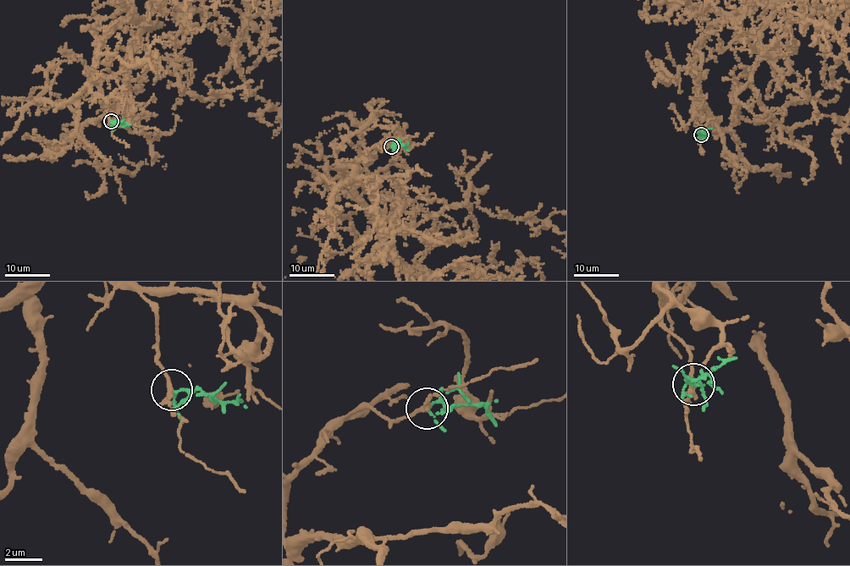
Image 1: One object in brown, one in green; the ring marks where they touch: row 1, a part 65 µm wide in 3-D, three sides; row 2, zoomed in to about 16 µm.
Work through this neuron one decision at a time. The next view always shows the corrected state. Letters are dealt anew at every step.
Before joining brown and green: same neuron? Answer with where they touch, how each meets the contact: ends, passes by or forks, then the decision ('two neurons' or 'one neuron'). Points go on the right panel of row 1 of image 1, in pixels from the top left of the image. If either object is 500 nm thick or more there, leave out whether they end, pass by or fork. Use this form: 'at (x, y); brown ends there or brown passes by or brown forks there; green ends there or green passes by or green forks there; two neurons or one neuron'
at (701, 134); brown passes by; green forks there; two neurons

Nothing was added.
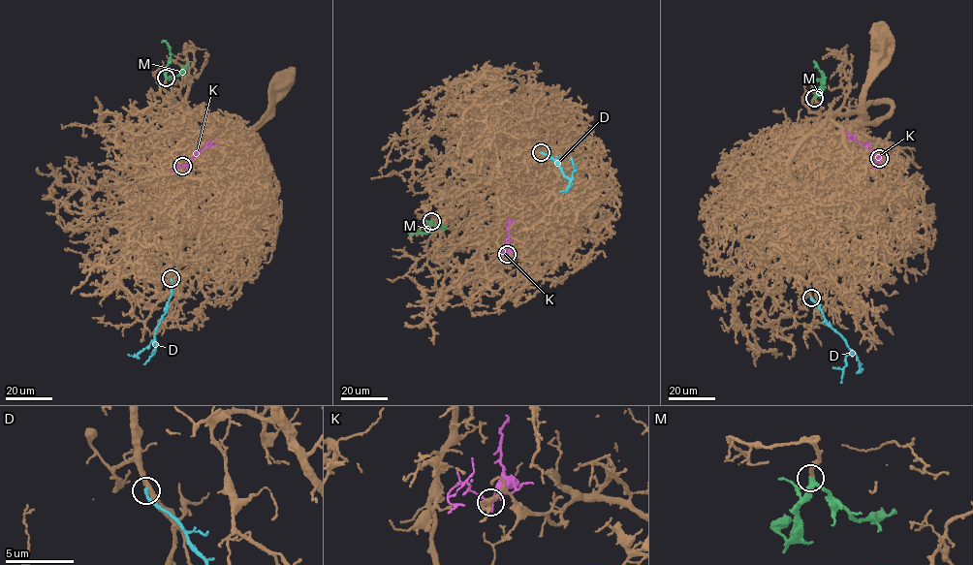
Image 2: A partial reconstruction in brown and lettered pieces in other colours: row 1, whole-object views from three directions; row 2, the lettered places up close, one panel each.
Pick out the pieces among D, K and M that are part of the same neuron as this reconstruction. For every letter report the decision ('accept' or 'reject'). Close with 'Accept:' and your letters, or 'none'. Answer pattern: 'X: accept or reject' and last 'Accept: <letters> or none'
D: reject
K: reject
M: accept
Accept: M

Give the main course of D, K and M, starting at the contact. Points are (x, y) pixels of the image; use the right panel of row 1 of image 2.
D: (811, 298), (851, 351), (846, 356), (840, 382)
K: (880, 159), (868, 147), (849, 138), (845, 130)
M: (814, 98), (821, 86), (822, 74), (814, 62), (817, 63)

